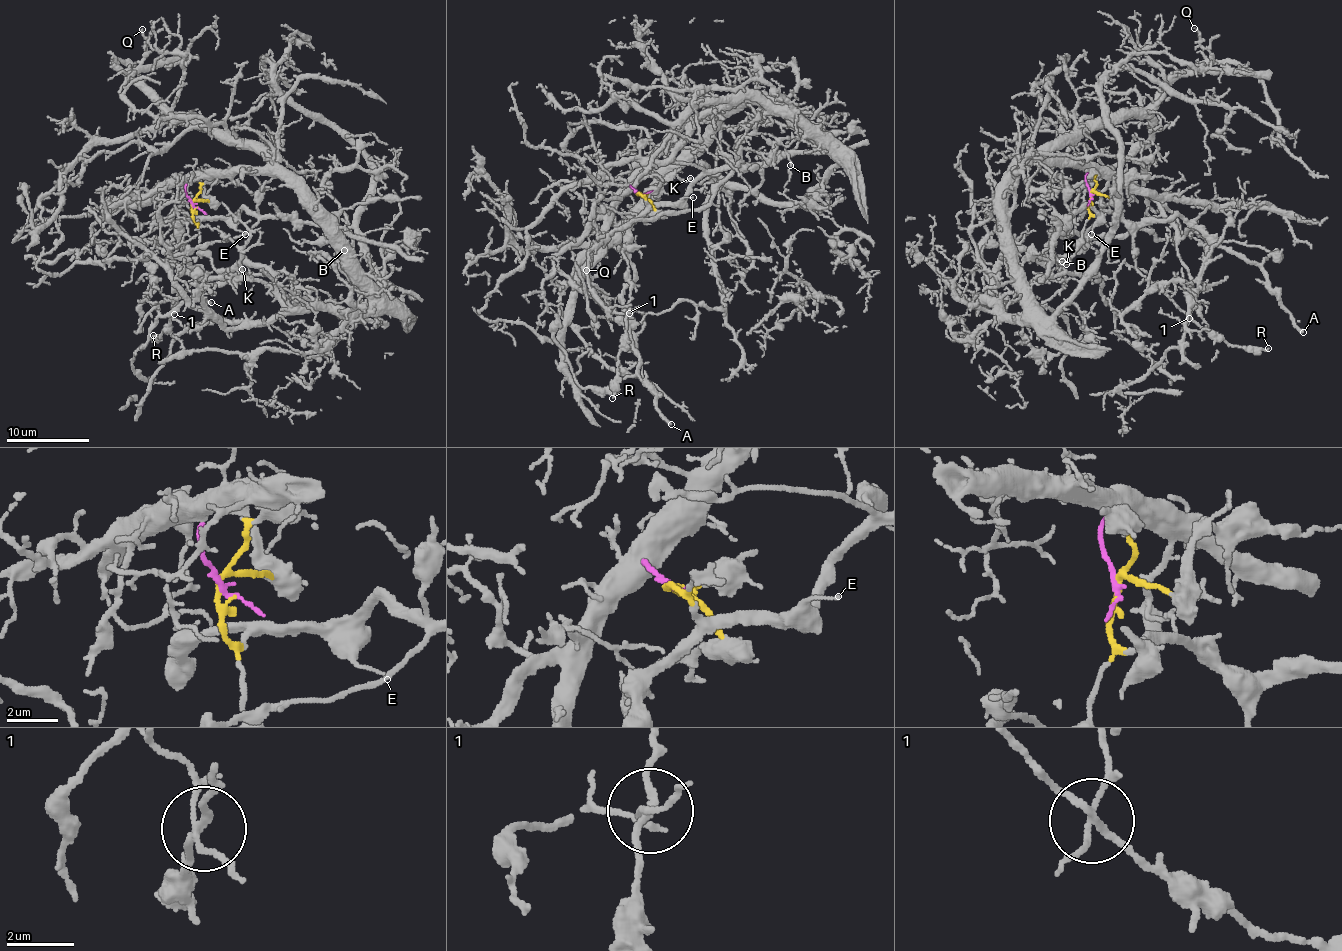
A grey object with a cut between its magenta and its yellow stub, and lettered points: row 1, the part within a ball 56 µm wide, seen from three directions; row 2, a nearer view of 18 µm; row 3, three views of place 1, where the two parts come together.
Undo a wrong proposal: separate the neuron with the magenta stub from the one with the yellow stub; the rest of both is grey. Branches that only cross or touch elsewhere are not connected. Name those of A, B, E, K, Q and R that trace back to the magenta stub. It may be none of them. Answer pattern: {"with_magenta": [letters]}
{"with_magenta": ["Q"]}

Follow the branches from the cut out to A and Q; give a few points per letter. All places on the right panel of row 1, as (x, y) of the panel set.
A: (1091, 194), (1091, 214), (1111, 211), (1133, 222), (1179, 215), (1247, 258), (1262, 268), (1266, 285), (1302, 332)
Q: (1091, 194), (1082, 168), (1028, 158), (1141, 111), (1177, 75), (1200, 72), (1213, 60), (1194, 27)

